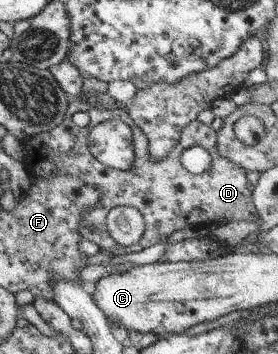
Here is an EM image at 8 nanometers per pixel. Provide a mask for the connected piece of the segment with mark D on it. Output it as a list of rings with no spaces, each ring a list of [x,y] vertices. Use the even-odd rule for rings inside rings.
[[[75,97],[68,100],[68,109],[64,113],[64,119],[58,127],[46,133],[26,136],[20,142],[24,149],[24,159],[21,163],[25,166],[31,177],[50,177],[50,175],[72,175],[80,177],[84,183],[92,185],[100,193],[100,201],[90,207],[88,211],[82,211],[82,219],[78,219],[78,233],[84,239],[95,243],[100,251],[111,255],[126,255],[134,251],[141,251],[154,243],[161,243],[167,237],[184,227],[198,229],[200,227],[216,226],[230,221],[254,221],[259,219],[252,205],[251,191],[253,185],[246,179],[245,169],[236,167],[228,159],[222,159],[218,155],[217,132],[210,129],[200,121],[194,120],[187,123],[180,131],[180,137],[176,145],[166,153],[160,161],[150,161],[148,153],[148,139],[142,130],[131,120],[131,117],[123,109],[104,109],[96,105],[89,97]],[[77,111],[88,114],[89,123],[84,127],[78,127],[72,122],[72,115]],[[108,120],[120,120],[130,127],[133,138],[136,164],[138,169],[131,171],[115,170],[101,164],[94,159],[88,151],[86,137],[90,129],[100,122]],[[192,146],[206,149],[212,163],[210,169],[201,174],[188,173],[178,157],[182,150]],[[116,206],[133,207],[140,213],[144,221],[144,231],[138,243],[121,246],[116,245],[105,226],[105,217],[108,211]]]

